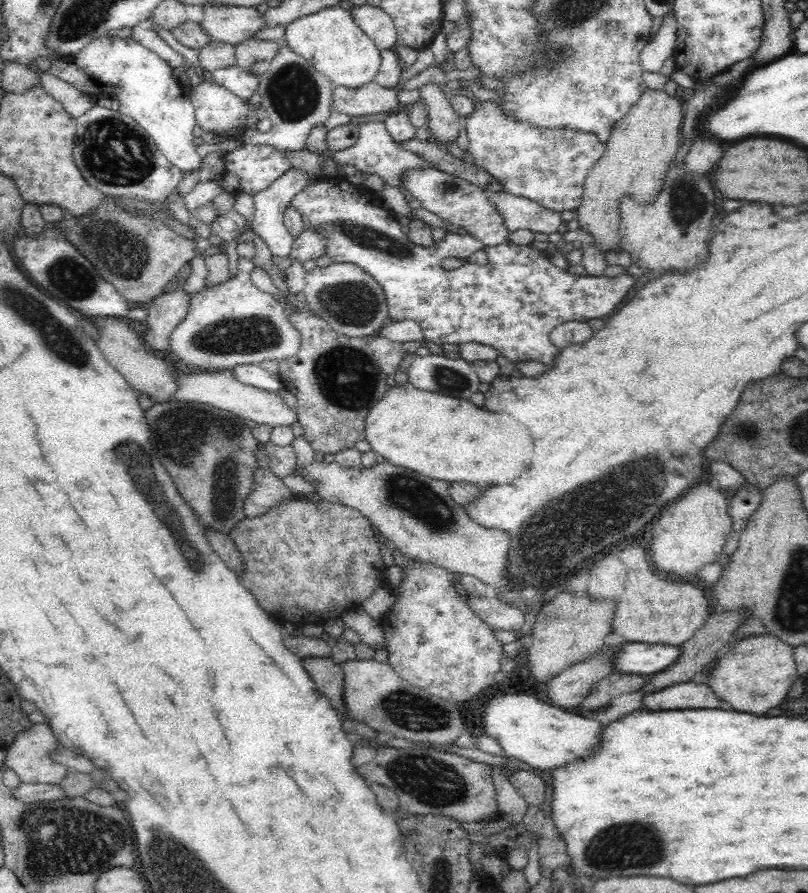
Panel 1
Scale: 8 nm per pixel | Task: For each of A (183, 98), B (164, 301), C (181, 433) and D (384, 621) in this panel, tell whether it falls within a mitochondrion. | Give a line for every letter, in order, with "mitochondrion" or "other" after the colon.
A: other
B: other
C: mitochondrion
D: other

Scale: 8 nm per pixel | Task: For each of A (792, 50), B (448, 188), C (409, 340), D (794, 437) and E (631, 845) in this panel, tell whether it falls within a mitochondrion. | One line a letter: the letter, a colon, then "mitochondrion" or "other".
A: other
B: mitochondrion
C: other
D: mitochondrion
E: mitochondrion

